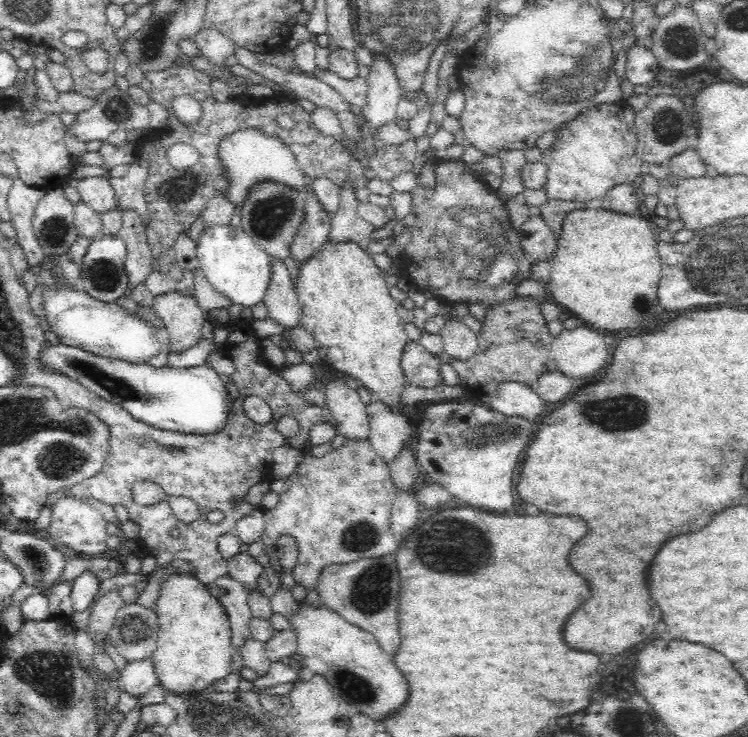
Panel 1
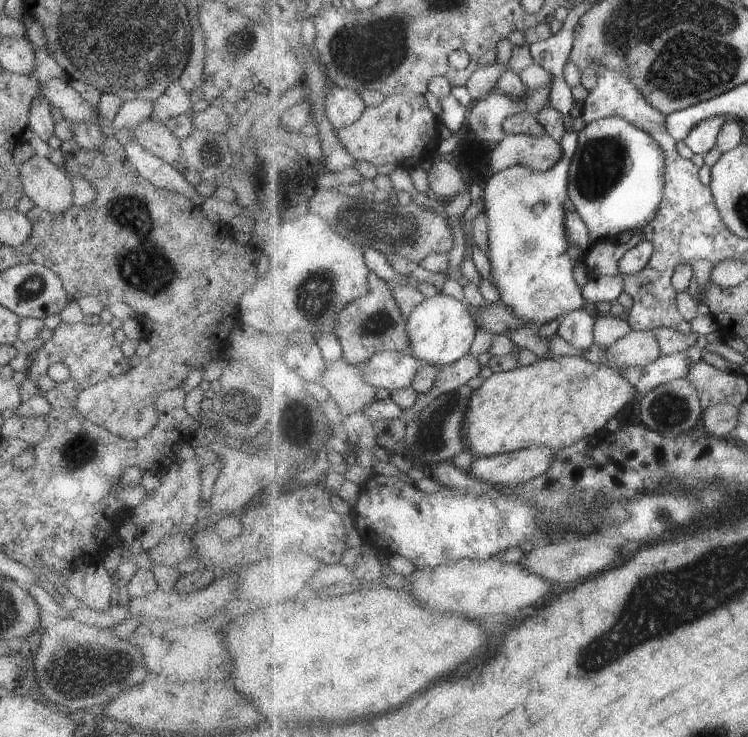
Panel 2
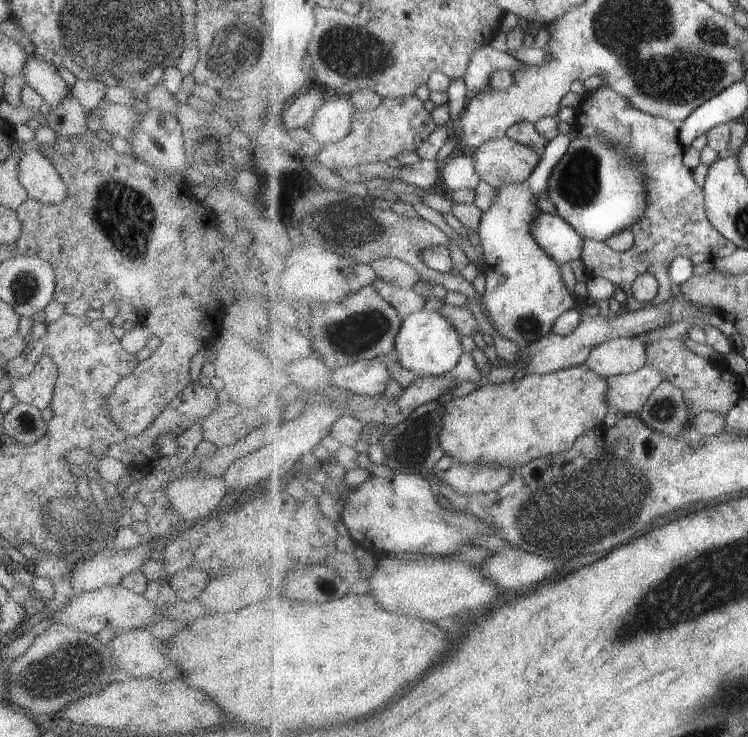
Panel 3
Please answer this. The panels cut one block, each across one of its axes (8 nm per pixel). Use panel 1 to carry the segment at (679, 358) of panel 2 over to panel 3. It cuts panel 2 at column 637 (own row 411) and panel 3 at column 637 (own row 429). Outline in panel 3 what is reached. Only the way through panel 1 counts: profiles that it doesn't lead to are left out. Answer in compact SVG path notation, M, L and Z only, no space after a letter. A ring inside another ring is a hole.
M647 365L629 374L612 376L607 380L607 406L620 415L625 413L638 416L664 379L661 370Z

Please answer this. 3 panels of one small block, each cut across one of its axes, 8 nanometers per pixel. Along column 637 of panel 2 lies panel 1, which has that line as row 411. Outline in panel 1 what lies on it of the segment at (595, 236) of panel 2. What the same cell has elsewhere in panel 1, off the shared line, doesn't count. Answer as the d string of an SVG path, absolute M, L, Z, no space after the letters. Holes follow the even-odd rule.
M62 342L45 350L43 362L45 362L45 366L53 368L56 372L62 372L68 378L80 382L80 385L99 398L118 404L118 406L128 411L132 418L160 430L202 436L216 434L226 426L230 416L232 398L225 386L226 378L216 373L212 368L208 368L205 364L192 368L174 368L166 364L162 368L154 368L148 363L134 363L119 358L106 358L77 348L77 346L65 345Z

